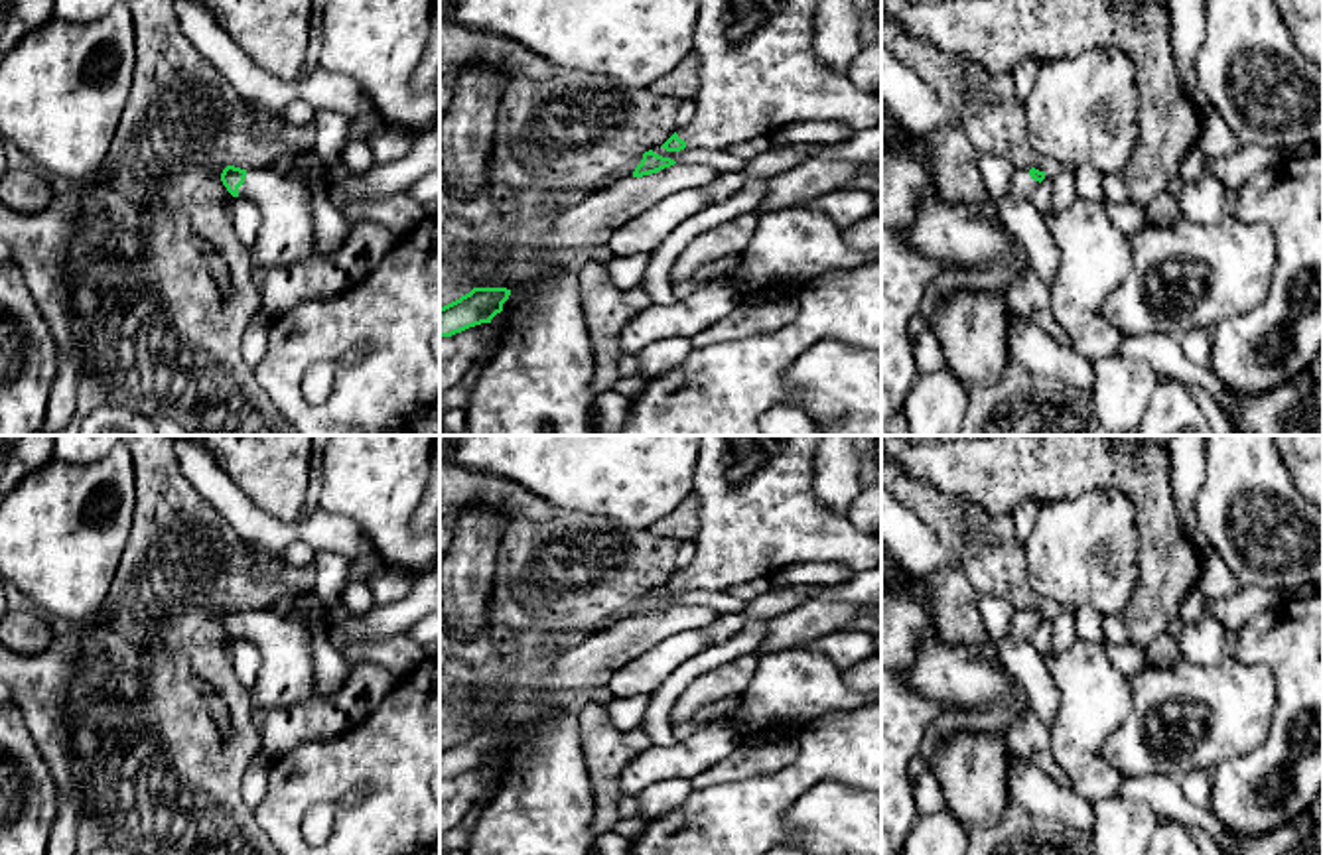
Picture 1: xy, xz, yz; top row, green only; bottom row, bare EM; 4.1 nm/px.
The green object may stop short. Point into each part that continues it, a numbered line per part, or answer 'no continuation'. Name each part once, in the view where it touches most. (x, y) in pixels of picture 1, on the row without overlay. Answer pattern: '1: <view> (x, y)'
1: xy (286, 676)

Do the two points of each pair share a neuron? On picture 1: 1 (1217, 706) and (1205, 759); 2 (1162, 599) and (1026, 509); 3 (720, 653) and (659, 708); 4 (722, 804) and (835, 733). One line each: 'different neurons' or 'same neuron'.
1: same neuron
2: different neurons
3: same neuron
4: same neuron

